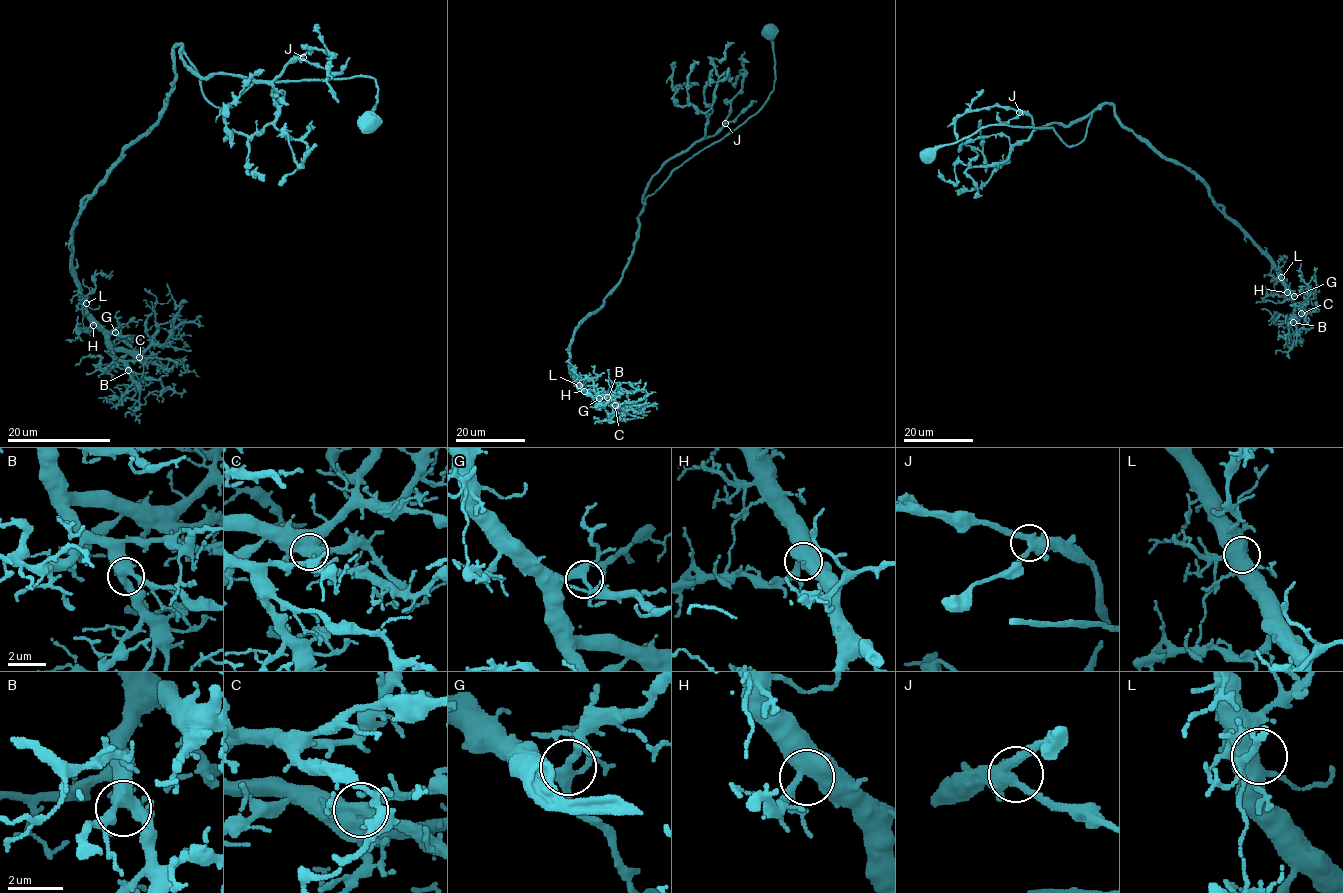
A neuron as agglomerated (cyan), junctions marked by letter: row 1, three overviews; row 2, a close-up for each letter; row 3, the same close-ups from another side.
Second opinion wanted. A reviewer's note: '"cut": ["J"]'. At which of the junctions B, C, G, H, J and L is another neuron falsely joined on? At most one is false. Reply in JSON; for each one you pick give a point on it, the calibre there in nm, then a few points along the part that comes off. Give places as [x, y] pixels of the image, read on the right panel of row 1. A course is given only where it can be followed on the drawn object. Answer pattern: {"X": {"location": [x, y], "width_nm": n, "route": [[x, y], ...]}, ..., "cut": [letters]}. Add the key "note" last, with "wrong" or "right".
{"cut": [], "note": "wrong"}

